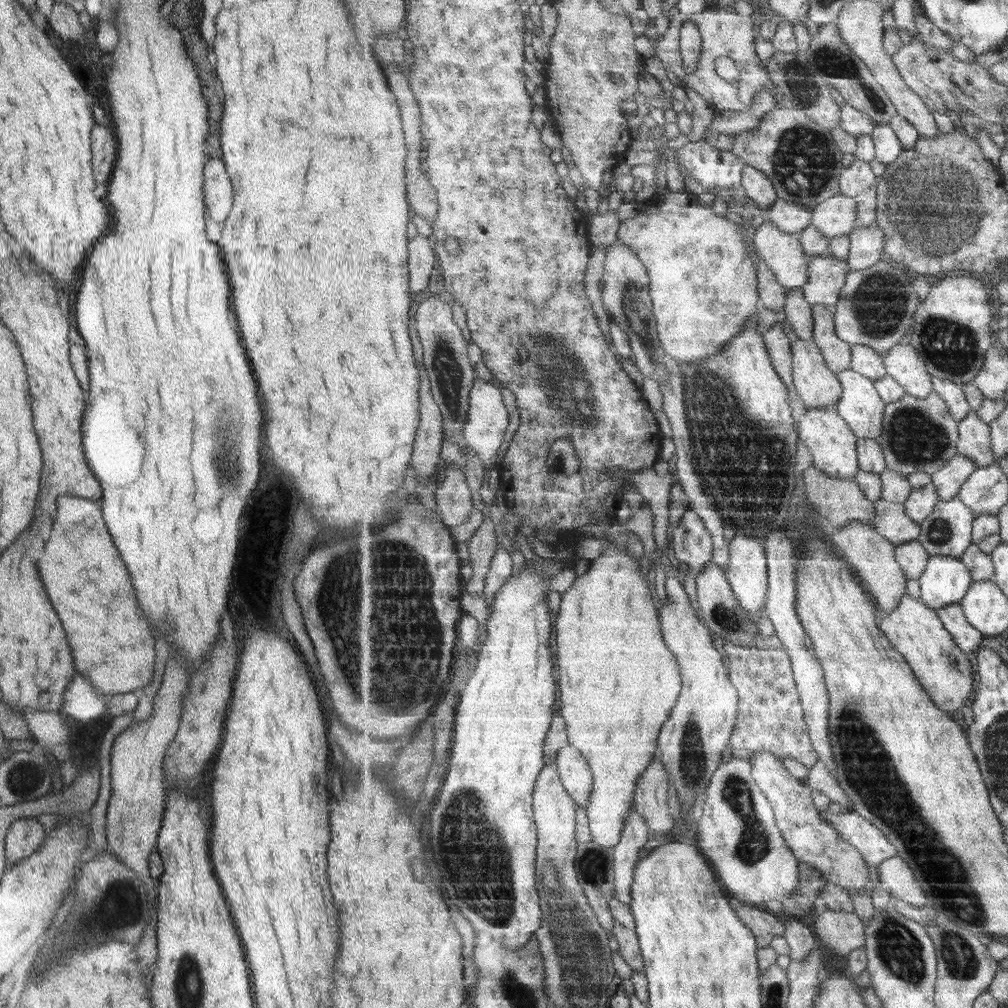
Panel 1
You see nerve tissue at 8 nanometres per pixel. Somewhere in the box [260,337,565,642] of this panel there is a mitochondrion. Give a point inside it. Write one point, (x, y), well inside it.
(449, 371)

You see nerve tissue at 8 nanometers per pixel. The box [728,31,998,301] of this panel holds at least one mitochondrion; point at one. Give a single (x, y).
(936, 207)

